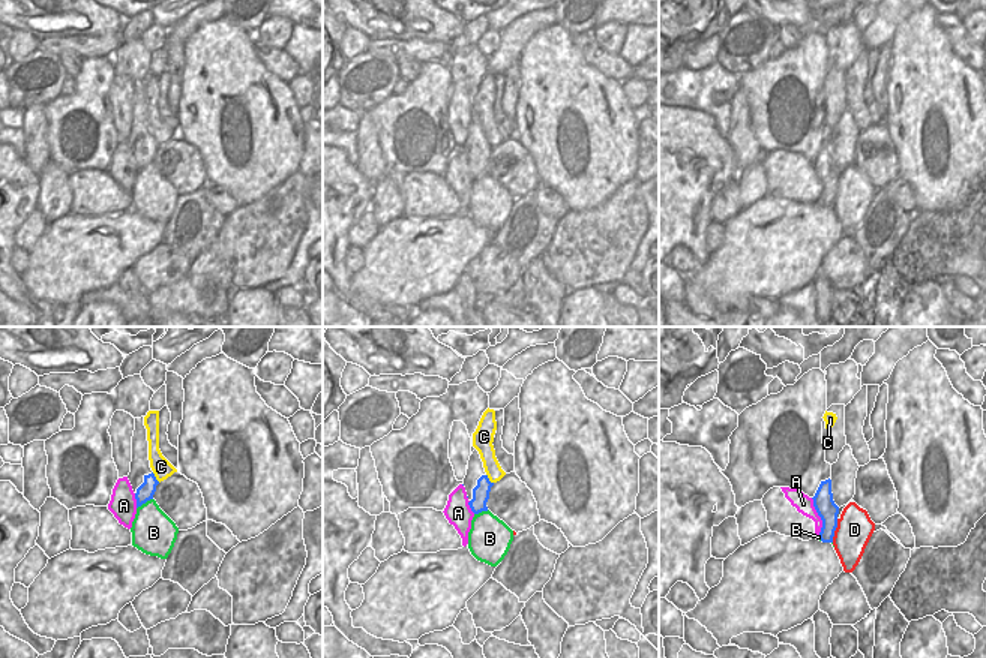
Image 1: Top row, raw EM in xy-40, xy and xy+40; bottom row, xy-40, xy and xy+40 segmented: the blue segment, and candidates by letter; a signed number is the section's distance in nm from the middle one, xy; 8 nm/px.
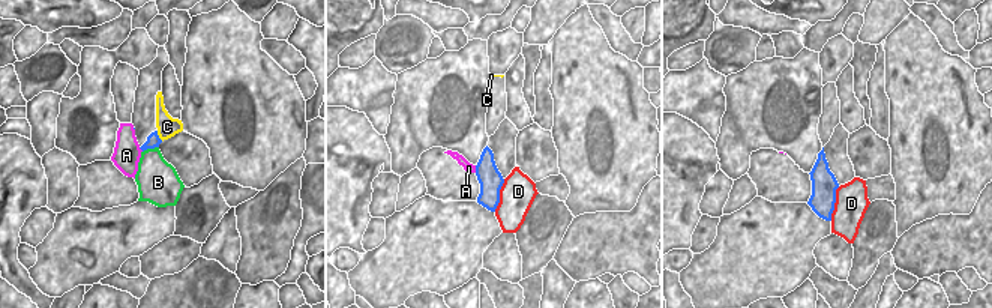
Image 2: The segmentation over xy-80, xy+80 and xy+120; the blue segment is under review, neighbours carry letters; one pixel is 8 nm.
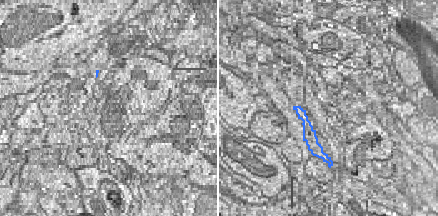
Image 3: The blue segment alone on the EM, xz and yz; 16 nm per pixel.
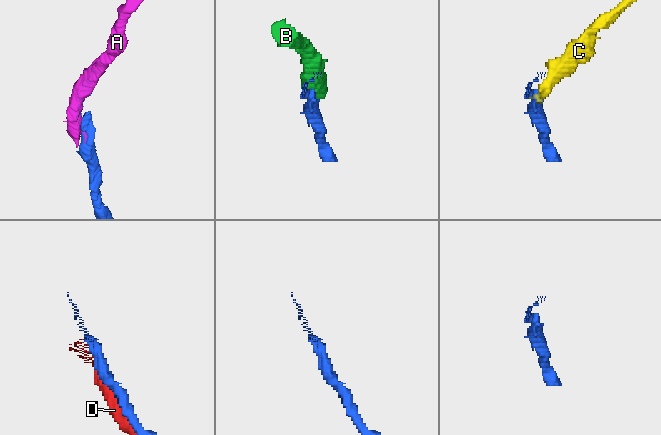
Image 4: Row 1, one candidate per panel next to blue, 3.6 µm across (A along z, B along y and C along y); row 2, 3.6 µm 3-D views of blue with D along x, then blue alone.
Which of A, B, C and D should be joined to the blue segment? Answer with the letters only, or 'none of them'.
A

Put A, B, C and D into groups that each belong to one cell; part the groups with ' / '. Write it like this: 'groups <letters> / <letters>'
groups A / B D / C

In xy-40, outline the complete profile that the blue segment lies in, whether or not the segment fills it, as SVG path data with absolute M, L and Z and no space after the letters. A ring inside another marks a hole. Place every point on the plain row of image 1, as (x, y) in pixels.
M155 138L144 139L144 147L134 156L128 141L119 142L108 168L120 189L131 193L137 172L153 163L159 145Z

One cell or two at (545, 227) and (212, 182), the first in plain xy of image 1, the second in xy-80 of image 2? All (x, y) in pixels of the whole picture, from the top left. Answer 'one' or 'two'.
one

